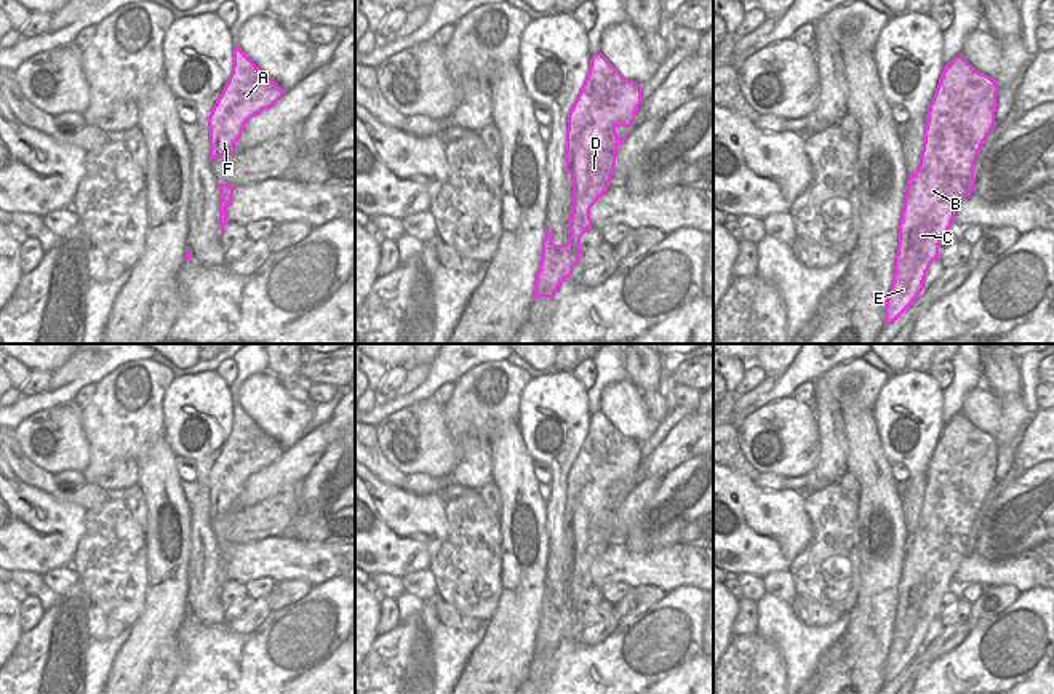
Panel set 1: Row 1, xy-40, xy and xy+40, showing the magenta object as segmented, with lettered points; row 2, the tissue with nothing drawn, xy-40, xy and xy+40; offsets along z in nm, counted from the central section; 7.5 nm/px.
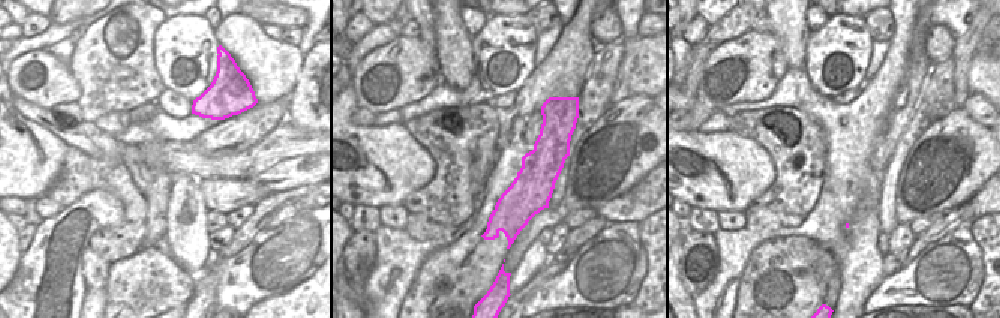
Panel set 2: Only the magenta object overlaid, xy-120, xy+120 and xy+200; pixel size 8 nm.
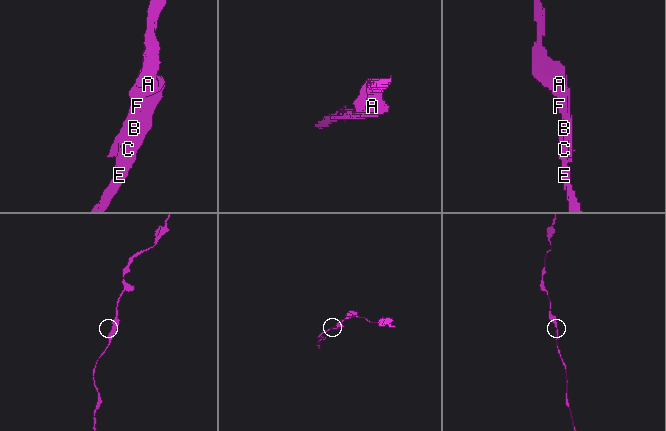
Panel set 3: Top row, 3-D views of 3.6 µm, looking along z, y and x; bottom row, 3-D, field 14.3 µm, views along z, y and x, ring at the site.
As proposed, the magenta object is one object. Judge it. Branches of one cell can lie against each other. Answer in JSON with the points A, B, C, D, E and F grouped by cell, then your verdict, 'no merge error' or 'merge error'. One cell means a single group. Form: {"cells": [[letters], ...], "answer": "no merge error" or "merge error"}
{"cells": [["A", "B", "C", "D", "E", "F"]], "answer": "no merge error"}

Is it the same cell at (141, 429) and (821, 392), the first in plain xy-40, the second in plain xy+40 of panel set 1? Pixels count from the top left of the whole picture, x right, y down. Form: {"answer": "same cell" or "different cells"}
{"answer": "different cells"}

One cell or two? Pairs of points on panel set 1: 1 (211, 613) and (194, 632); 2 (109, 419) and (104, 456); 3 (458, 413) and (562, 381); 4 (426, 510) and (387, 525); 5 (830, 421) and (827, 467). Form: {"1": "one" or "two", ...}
{"1": "two", "2": "one", "3": "two", "4": "one", "5": "one"}

